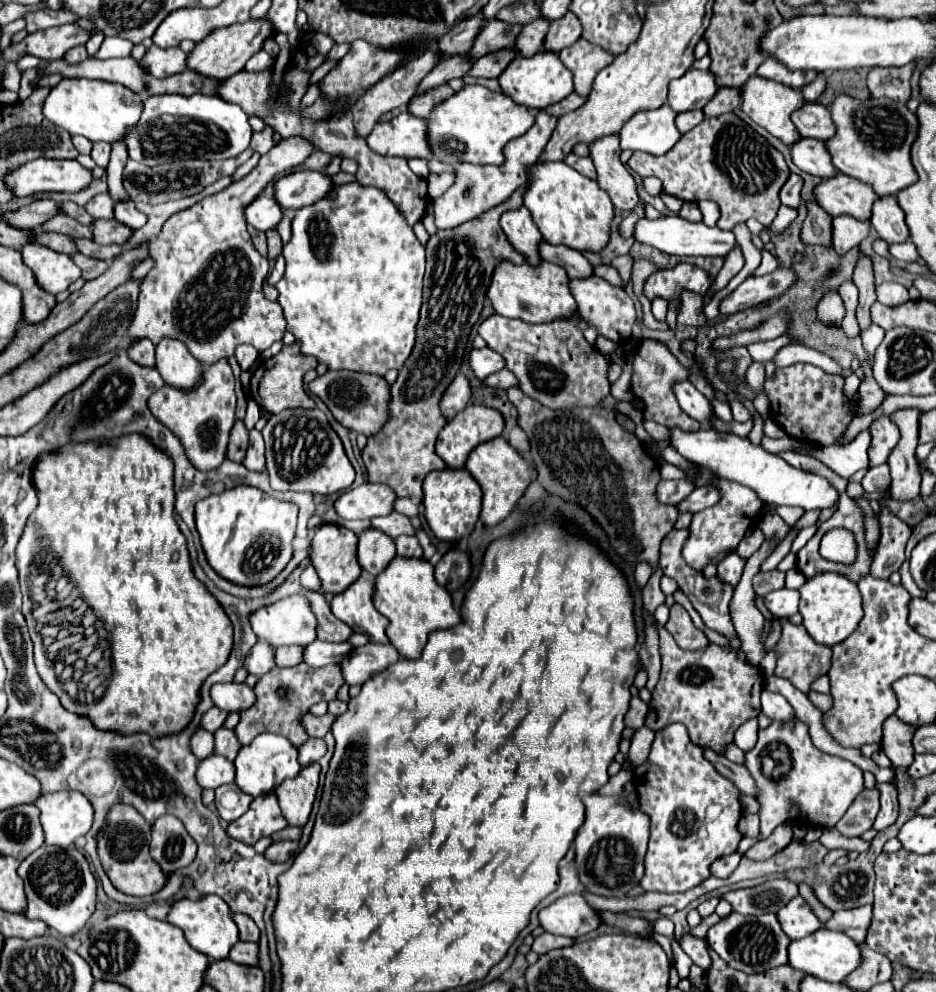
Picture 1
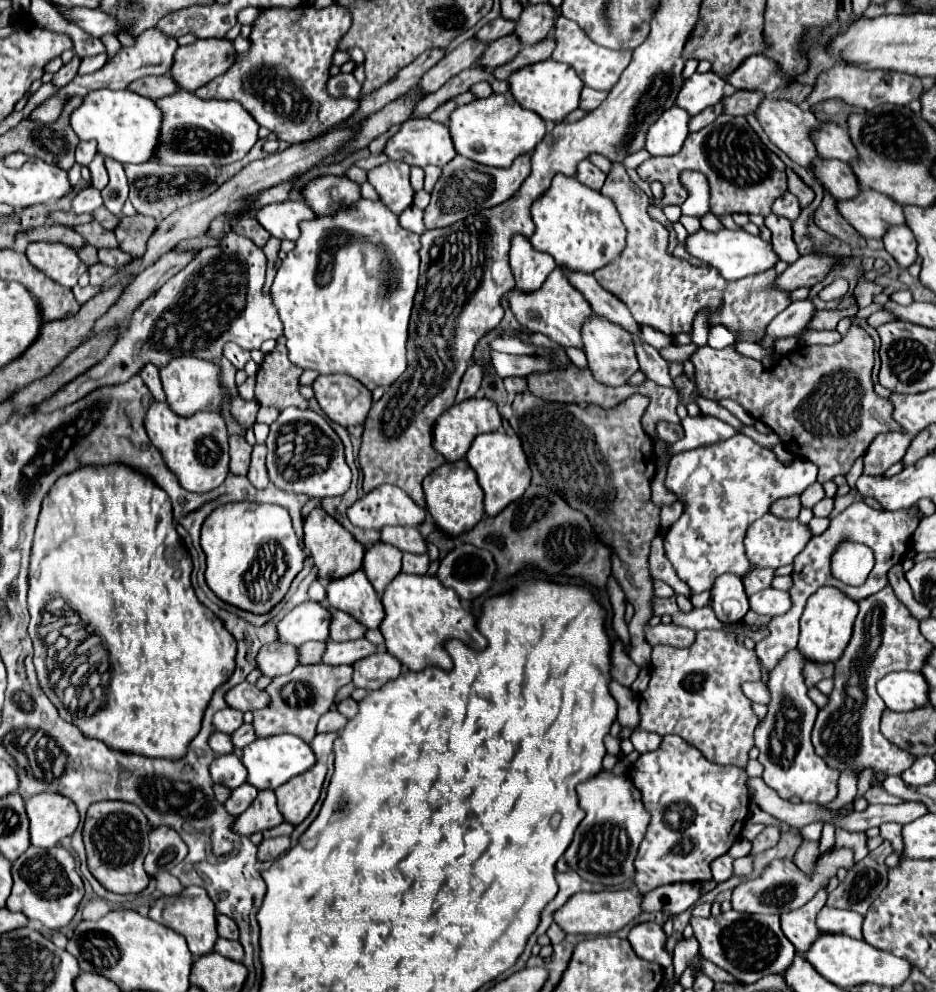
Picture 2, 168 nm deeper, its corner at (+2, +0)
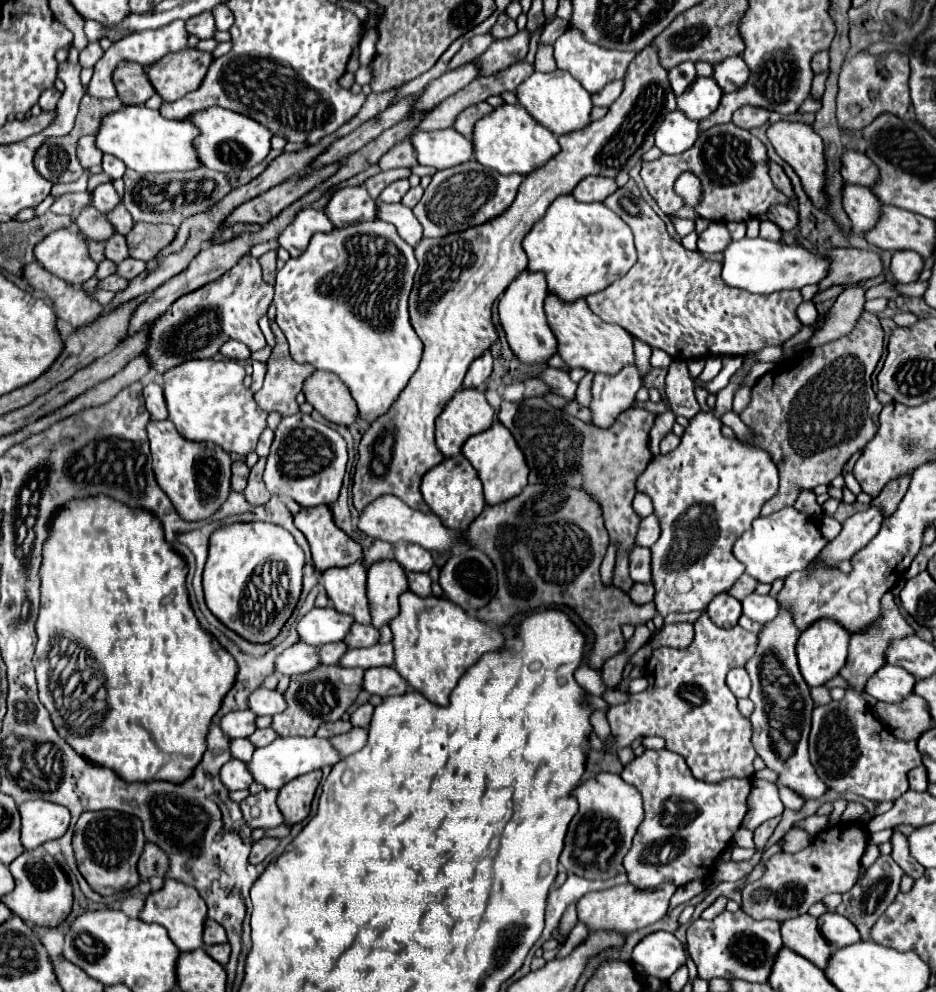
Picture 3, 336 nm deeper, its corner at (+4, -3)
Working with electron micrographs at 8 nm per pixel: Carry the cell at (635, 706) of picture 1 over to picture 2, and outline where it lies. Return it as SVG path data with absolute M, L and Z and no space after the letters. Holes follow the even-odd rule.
M618 681L610 683L610 693L618 701L618 723L622 727L634 729L638 725L638 699L636 699L636 695L628 687L620 685Z

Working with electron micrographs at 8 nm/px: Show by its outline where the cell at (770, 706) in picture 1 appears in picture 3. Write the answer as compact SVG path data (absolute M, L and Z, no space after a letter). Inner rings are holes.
M732 668L726 676L726 684L734 692L736 698L748 698L748 694L750 694L750 676L744 668Z

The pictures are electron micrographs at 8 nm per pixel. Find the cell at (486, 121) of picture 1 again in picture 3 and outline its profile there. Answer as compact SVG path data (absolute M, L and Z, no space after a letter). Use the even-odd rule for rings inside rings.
M504 104L496 108L492 114L484 116L482 120L476 122L474 134L474 158L486 166L492 168L500 174L520 174L528 176L536 168L544 166L552 156L560 152L560 144L554 132L544 128L540 122L536 122L520 104Z

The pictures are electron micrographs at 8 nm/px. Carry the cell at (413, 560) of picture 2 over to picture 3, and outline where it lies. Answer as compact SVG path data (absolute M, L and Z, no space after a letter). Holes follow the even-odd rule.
M406 572L408 574L408 582L410 582L410 590L422 598L432 594L432 580L428 574L418 574L418 572Z

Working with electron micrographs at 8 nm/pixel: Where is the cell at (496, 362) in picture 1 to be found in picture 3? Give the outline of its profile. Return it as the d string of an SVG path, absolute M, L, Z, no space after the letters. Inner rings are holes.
M546 368L546 372L542 374L542 380L552 388L554 394L558 394L558 396L562 396L566 400L574 400L578 384L572 382L566 372L556 370L556 368Z

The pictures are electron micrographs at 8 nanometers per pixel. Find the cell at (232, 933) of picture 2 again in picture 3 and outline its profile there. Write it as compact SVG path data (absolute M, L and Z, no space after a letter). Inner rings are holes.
M206 920L204 922L204 944L210 946L210 944L224 944L224 942L228 942L224 928L214 920Z

